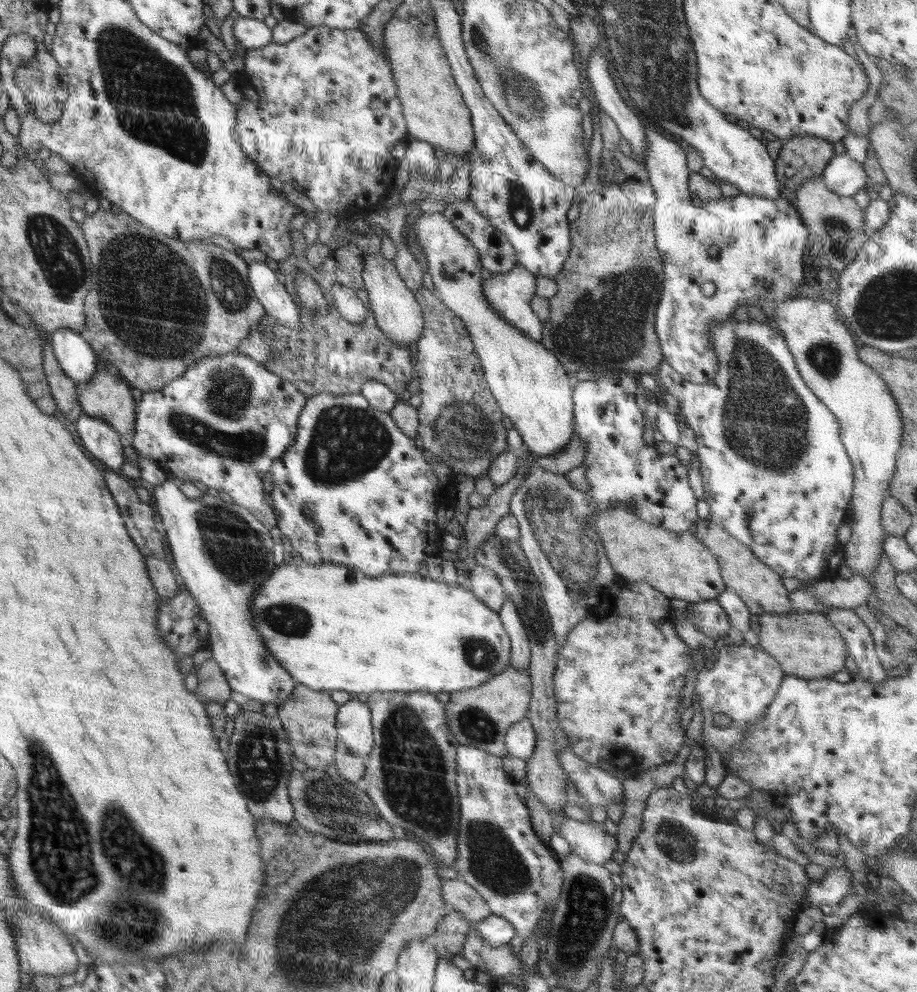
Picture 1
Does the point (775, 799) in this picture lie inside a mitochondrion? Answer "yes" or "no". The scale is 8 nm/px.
no

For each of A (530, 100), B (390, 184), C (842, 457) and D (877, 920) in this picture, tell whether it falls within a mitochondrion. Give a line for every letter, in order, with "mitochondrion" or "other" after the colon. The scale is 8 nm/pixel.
A: mitochondrion
B: other
C: other
D: other

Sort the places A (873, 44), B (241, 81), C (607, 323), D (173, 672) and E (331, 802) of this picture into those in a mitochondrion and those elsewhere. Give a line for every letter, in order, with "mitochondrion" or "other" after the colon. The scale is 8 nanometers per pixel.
A: other
B: other
C: mitochondrion
D: other
E: mitochondrion

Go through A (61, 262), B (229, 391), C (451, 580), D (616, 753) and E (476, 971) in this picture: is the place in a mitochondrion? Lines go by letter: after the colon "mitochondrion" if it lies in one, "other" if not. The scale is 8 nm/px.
A: mitochondrion
B: mitochondrion
C: other
D: other
E: other

